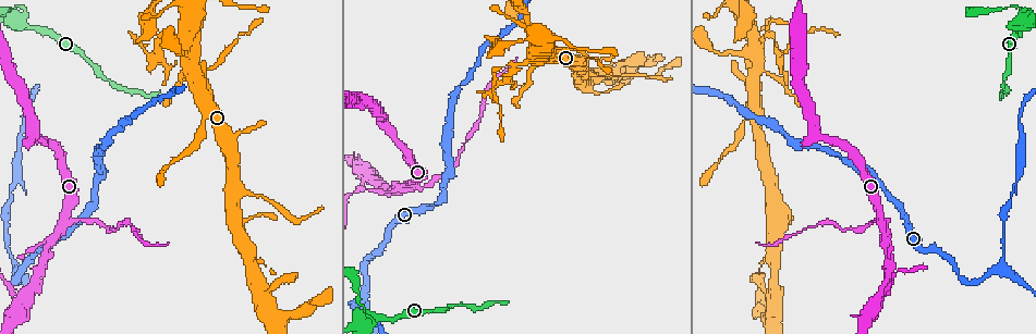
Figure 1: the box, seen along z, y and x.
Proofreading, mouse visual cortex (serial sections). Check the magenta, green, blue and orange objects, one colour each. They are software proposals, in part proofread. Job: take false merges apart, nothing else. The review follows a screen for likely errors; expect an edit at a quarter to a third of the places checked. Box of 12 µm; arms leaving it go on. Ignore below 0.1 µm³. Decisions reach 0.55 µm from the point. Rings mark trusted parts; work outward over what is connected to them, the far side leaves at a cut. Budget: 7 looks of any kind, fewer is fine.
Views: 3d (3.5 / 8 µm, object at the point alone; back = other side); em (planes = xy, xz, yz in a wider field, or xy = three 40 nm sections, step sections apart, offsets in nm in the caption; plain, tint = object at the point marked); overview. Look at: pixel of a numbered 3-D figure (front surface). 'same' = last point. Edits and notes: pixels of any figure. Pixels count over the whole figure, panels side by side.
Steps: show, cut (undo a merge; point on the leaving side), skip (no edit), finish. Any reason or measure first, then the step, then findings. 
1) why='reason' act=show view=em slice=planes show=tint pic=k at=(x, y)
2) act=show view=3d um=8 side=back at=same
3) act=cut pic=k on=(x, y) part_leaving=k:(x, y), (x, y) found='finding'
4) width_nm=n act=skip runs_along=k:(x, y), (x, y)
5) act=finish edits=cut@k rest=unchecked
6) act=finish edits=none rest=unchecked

why='abrupt turn' act=show view=3d um=3.5 pic=1 at=(161, 33)

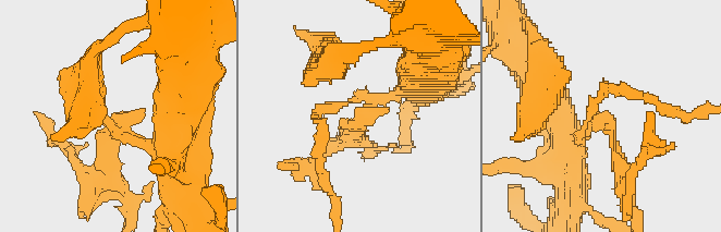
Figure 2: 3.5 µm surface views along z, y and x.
act=show view=em slice=xy step=2 show=tint pic=2 at=(115, 122)

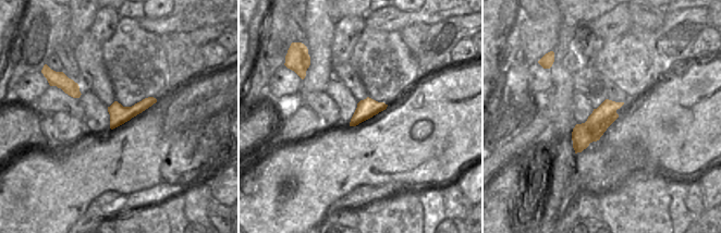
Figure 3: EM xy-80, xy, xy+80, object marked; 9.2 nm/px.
width_nm=180 act=cut pic=2 on=(113, 146) part_leaving=2:(134, 138), (117, 118), (104, 175) found='a second cell is stuck on'

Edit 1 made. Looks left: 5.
why='redraw' act=show view=overview

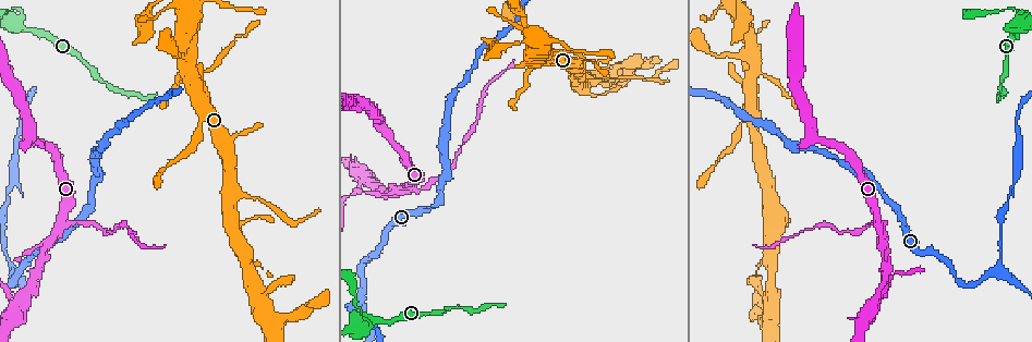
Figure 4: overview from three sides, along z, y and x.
why='three-way junction' act=show view=3d um=3.5 pic=4 at=(409, 184)

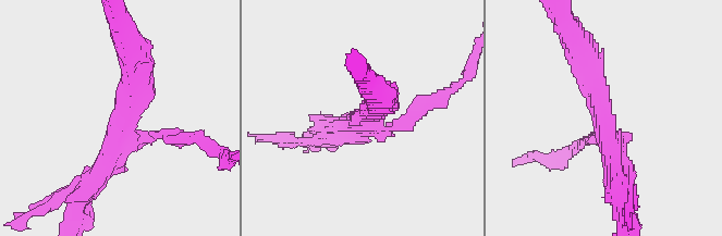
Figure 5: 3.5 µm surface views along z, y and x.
arms=3 arm_widths_nm=150,250,350 act=show view=em slice=xy step=2 show=tint pic=5 at=(126, 130)

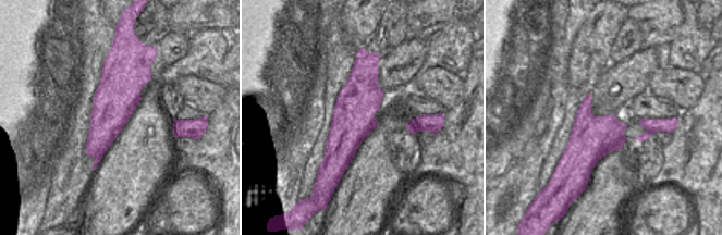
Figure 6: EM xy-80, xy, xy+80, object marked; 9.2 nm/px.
act=skip runs_along=5:(131, 53), (124, 131), (84, 190) found='one cell here'

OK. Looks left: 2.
why='abrupt turn' act=show view=3d um=3.5 side=back pic=4 at=(12, 283)

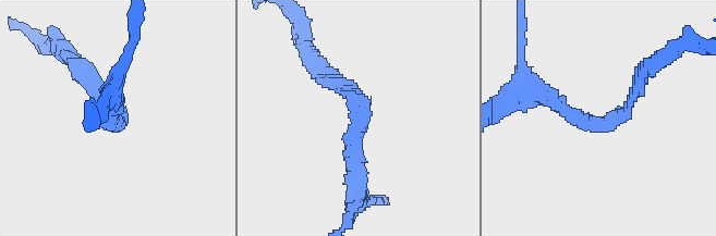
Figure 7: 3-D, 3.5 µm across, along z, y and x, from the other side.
arm_widths_nm=250,250 why='shape alone is not enough' act=show view=em slice=xy step=1 show=tint pic=7 at=(115, 122)

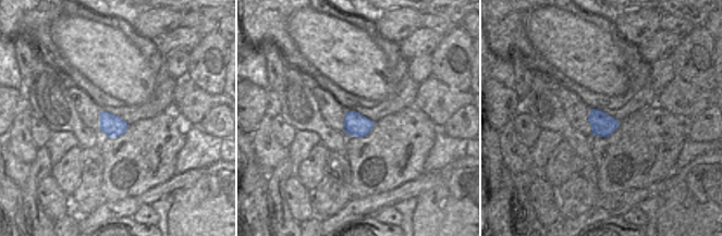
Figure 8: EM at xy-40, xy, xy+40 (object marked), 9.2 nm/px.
width_nm=220 act=skip runs_along=7:(327, 75), (358, 100), (358, 173) found='one cell here'

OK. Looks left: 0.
act=finish edits=cut@2 rest=unchecked

